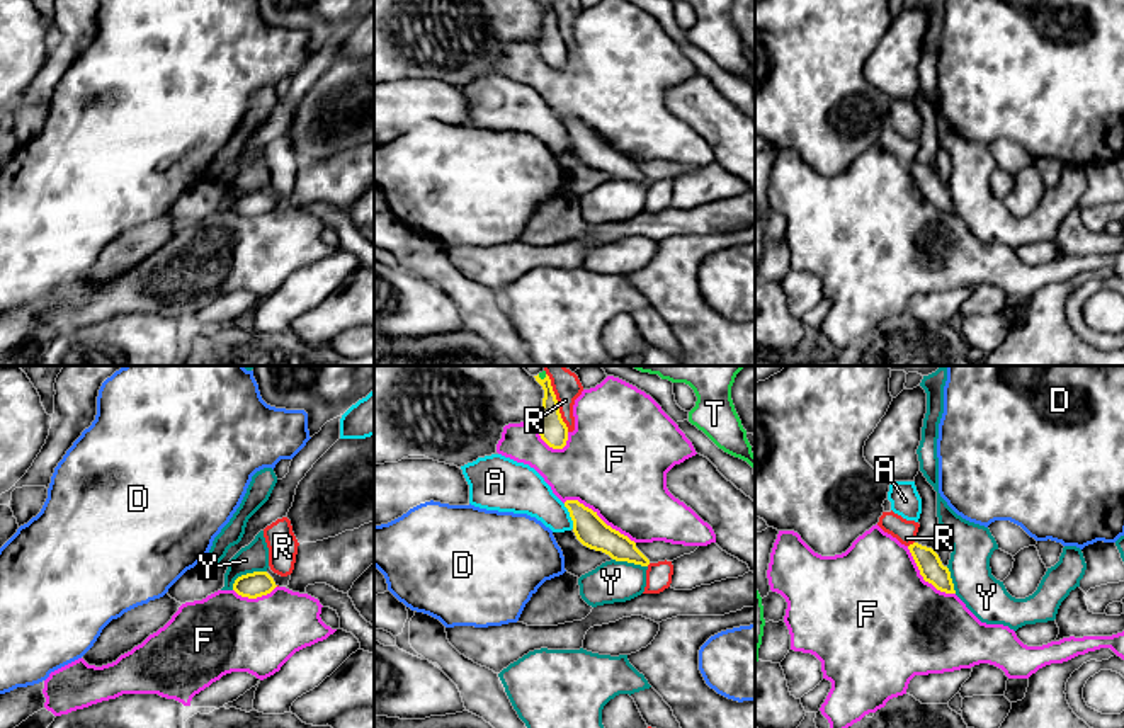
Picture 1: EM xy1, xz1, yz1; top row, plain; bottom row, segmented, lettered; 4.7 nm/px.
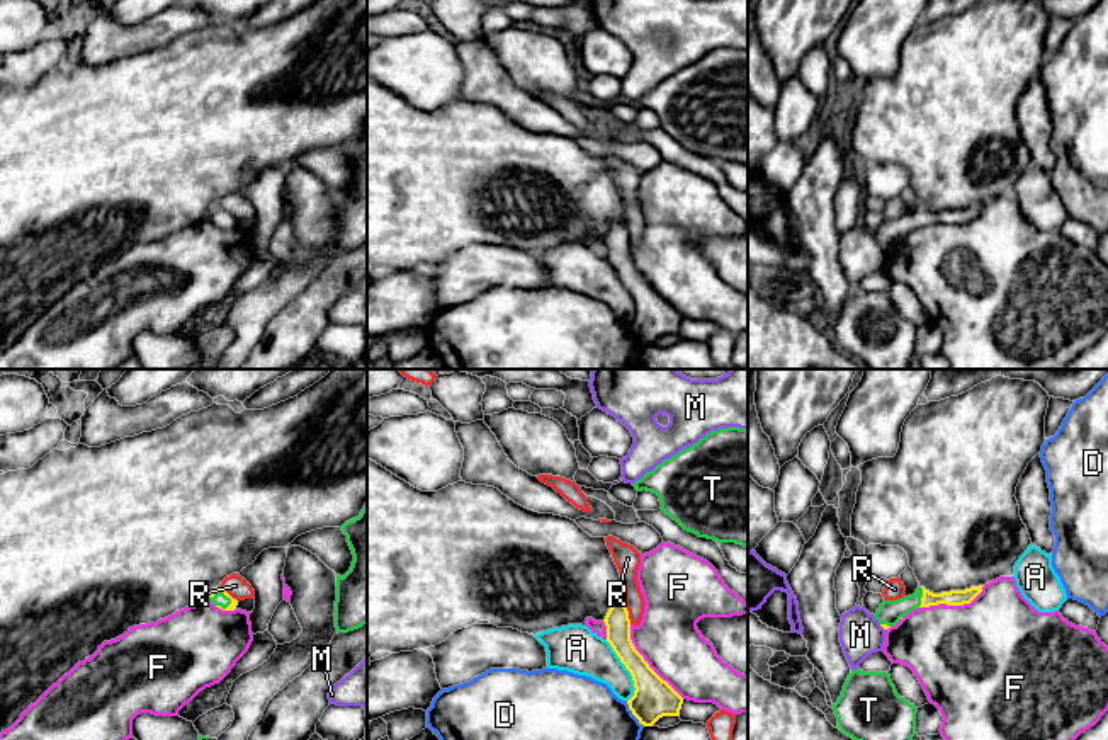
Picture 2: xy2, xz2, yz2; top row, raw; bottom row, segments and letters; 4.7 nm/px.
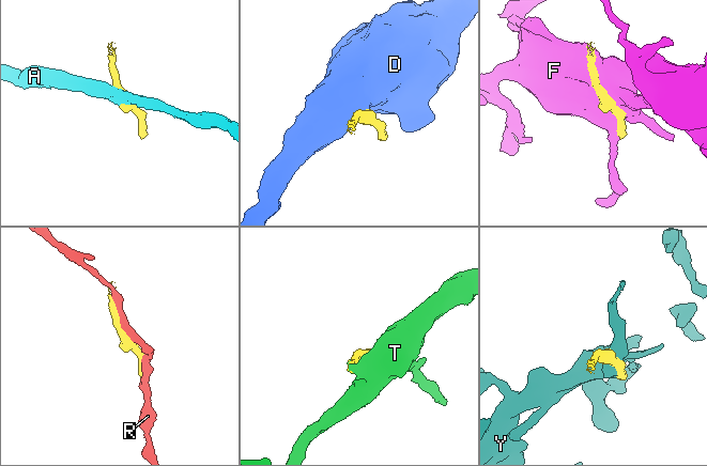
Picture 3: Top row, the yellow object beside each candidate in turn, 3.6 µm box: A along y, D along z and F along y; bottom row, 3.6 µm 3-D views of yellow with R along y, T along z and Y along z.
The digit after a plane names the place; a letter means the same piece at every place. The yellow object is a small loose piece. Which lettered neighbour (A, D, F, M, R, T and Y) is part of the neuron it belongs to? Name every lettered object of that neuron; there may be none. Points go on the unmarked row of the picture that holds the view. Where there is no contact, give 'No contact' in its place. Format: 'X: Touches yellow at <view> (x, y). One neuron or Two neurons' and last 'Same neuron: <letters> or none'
A: Touches yellow at xz2 (627, 288). Two neurons
D: Touches yellow at xz2 (633, 332). Two neurons
F: Touches yellow at xz2 (646, 281). Two neurons
M: Touches yellow at yz2 (882, 245). Two neurons
R: Touches yellow at xz1 (556, 26). Two neurons
T: Touches yellow at yz2 (921, 216). One neuron
Y: Touches yellow at xy1 (247, 193). Two neurons
Same neuron: T

